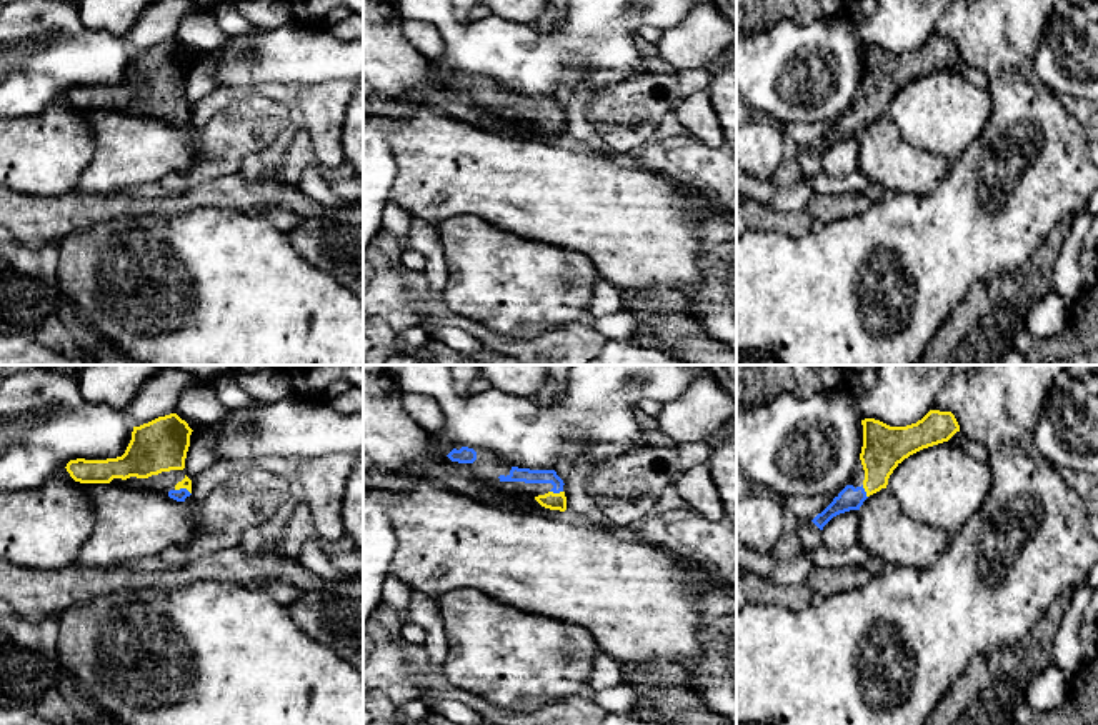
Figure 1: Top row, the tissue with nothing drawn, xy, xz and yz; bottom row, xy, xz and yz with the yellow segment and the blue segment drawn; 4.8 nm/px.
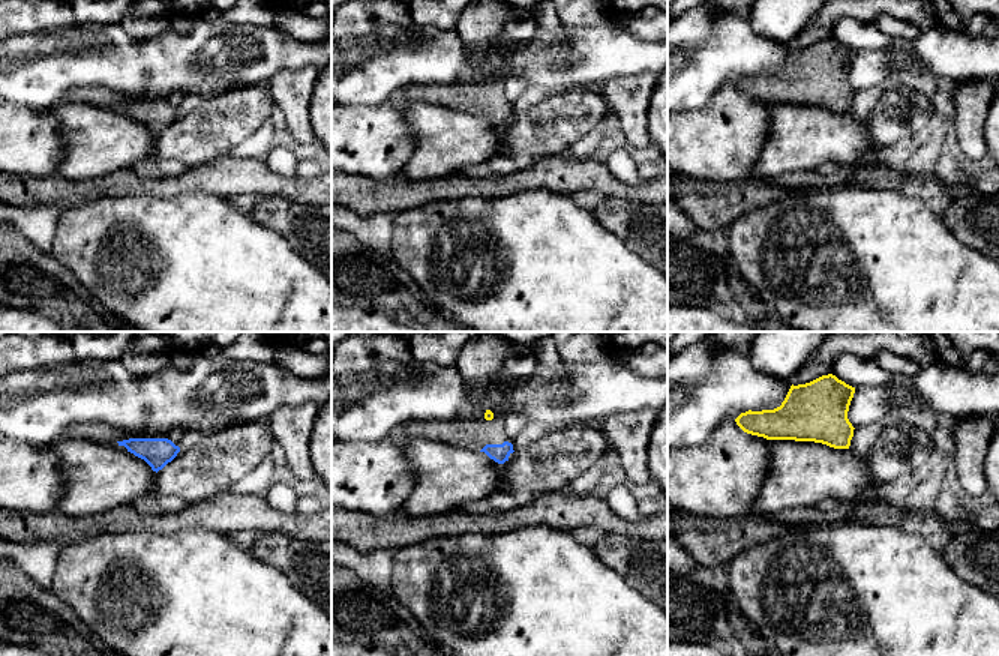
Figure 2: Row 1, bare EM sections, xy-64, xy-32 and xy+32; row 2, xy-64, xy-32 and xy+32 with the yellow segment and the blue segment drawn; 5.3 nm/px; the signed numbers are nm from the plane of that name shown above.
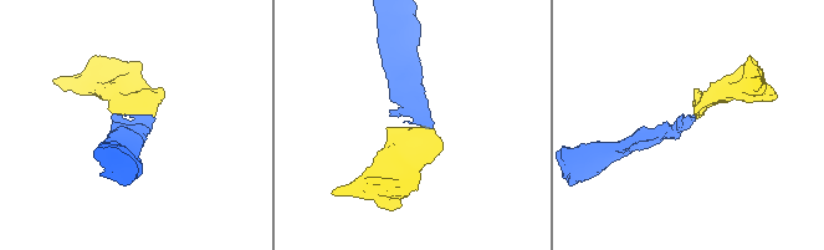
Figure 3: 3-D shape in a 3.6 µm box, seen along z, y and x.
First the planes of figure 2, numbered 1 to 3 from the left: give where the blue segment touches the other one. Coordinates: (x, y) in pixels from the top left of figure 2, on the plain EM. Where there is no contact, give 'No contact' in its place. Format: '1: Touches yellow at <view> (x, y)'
1: No contact
2: No contact
3: No contact

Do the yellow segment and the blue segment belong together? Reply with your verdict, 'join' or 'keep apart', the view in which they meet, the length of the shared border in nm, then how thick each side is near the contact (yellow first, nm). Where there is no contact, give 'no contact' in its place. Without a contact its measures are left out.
join | xz | 60 nm | 80/70 nm

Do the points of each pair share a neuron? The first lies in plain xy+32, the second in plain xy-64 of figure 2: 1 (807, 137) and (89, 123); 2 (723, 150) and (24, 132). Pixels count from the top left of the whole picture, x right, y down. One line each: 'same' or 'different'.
1: same
2: same

